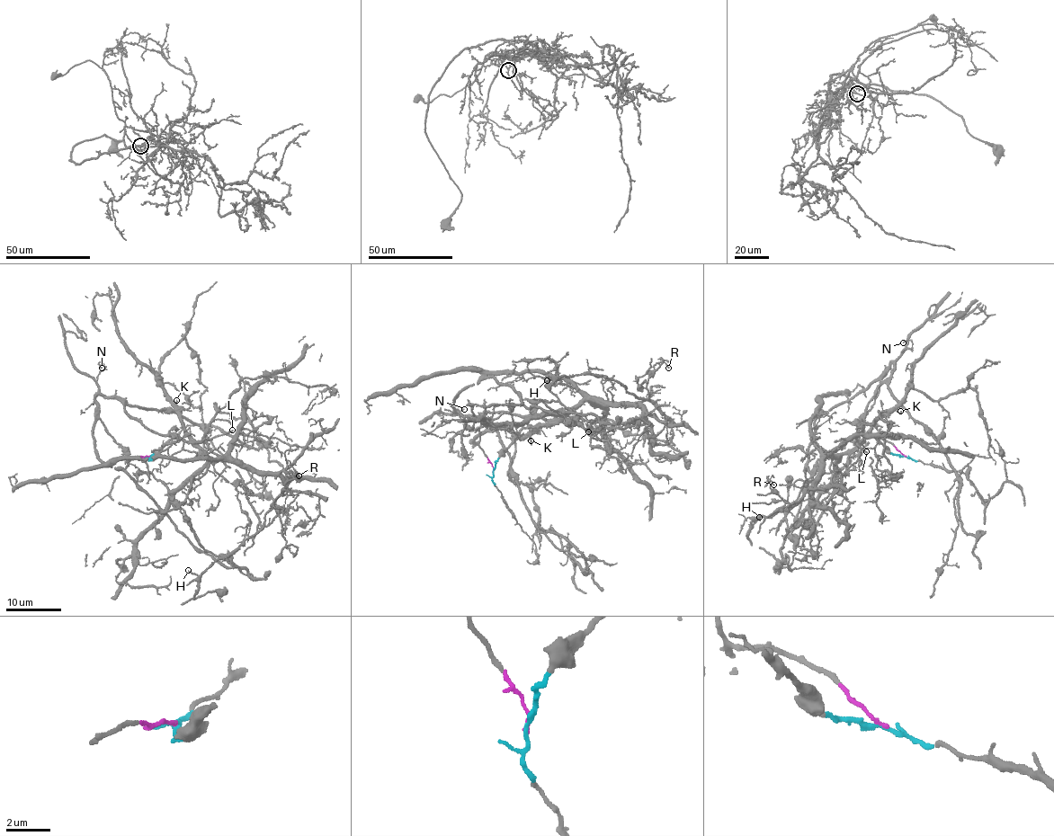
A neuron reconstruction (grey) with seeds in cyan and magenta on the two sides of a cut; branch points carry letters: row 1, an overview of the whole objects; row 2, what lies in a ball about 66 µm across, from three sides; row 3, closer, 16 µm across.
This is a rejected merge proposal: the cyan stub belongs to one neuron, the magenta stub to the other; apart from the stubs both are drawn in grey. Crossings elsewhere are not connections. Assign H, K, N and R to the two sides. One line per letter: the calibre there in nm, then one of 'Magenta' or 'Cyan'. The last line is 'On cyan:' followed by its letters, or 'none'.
H: Thickness 160 nm. Cyan
K: Thickness 120 nm. Cyan
N: Thickness 140 nm. Magenta
R: Thickness 160 nm. Cyan
On cyan: H, K, R

